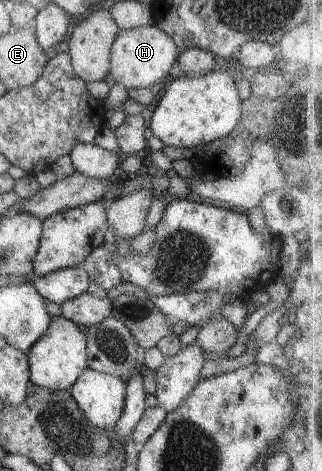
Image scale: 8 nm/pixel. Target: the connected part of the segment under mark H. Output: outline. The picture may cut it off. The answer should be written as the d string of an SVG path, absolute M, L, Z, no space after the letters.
M155 25L120 30L111 48L110 73L116 84L121 84L127 90L151 86L167 76L176 62L178 52L175 42Z

